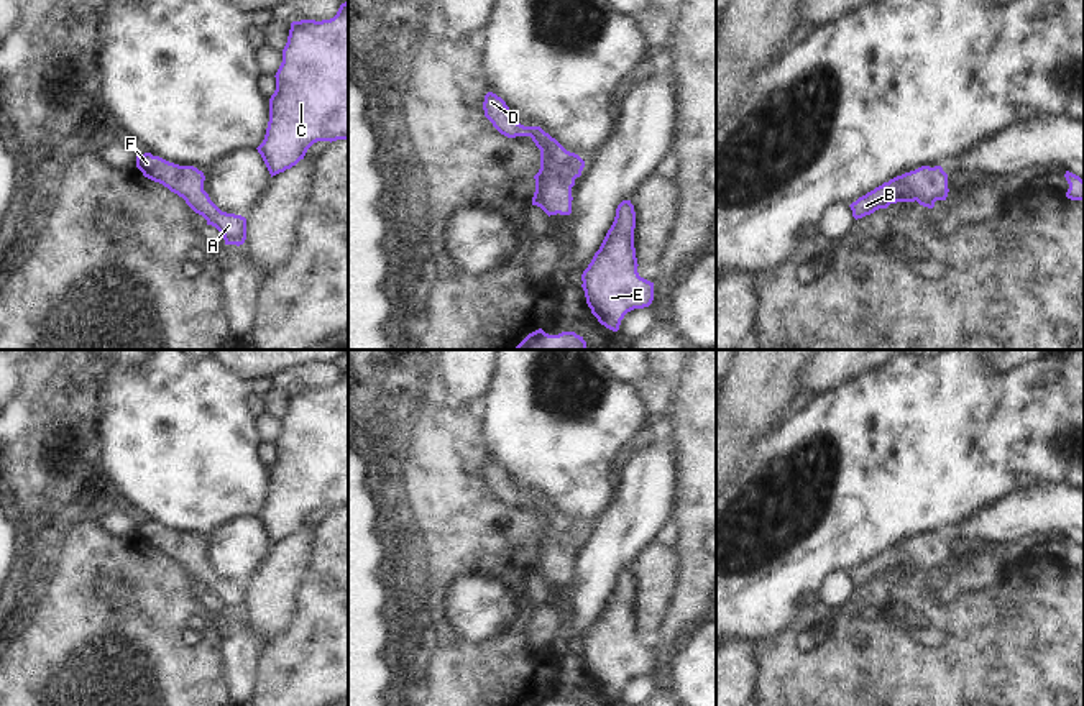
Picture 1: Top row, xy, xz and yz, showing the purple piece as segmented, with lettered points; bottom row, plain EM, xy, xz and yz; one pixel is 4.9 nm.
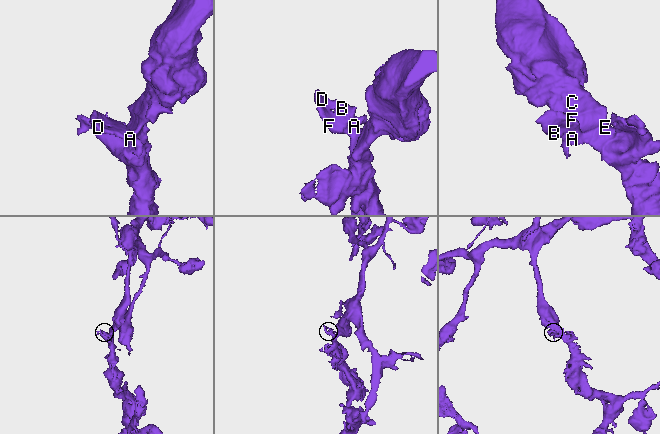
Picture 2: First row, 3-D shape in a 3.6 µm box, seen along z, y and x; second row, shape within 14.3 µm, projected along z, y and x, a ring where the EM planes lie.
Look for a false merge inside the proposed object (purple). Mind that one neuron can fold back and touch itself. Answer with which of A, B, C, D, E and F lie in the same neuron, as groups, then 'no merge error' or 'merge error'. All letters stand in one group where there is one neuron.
groups A B C D E F; no merge error

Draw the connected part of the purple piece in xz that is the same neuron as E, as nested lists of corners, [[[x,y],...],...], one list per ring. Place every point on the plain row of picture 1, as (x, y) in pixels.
[[[622,568],[599,617],[581,642],[591,681],[613,699],[619,698],[627,680],[649,675],[654,668],[654,650],[637,640],[634,596],[634,573]]]

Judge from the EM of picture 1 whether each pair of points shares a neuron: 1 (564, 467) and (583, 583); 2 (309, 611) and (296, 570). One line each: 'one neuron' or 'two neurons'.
1: two neurons
2: two neurons

